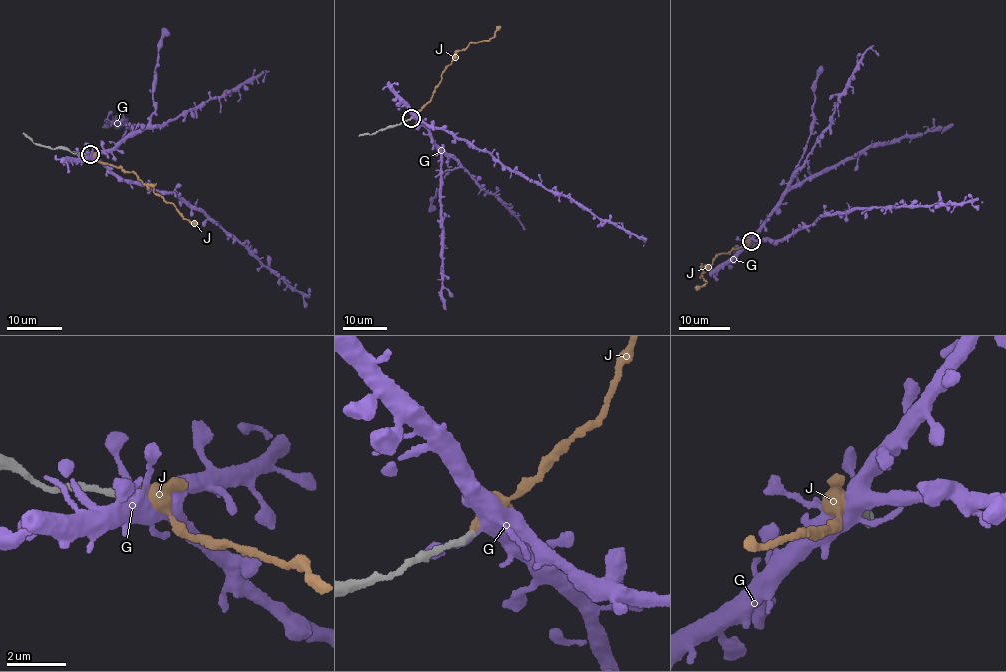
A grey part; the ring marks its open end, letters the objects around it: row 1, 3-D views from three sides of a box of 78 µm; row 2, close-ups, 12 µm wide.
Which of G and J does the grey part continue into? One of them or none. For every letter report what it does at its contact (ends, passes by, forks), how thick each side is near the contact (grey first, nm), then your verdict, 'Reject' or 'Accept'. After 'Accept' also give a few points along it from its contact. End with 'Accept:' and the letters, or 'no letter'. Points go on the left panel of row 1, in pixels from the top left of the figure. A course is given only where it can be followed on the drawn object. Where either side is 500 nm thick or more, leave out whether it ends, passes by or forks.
G: It passes by. Thickness 200 nm (grey) against 400 nm. Reject
J: It ends there. Thickness 200 nm (grey) against 360 nm. Accept
Accept: J

